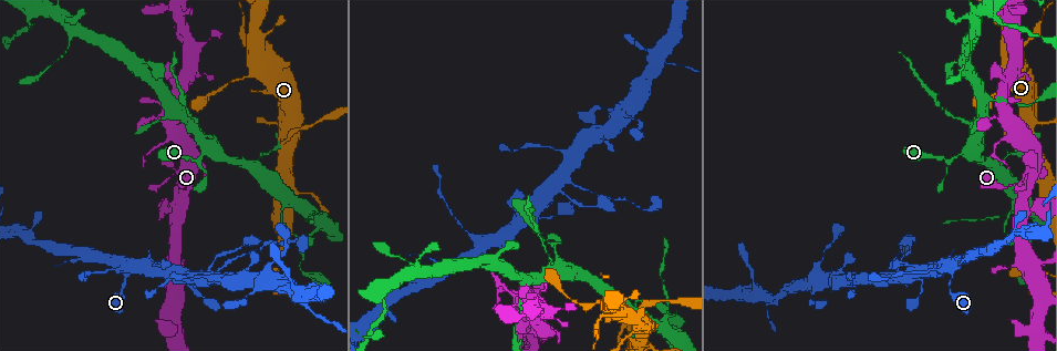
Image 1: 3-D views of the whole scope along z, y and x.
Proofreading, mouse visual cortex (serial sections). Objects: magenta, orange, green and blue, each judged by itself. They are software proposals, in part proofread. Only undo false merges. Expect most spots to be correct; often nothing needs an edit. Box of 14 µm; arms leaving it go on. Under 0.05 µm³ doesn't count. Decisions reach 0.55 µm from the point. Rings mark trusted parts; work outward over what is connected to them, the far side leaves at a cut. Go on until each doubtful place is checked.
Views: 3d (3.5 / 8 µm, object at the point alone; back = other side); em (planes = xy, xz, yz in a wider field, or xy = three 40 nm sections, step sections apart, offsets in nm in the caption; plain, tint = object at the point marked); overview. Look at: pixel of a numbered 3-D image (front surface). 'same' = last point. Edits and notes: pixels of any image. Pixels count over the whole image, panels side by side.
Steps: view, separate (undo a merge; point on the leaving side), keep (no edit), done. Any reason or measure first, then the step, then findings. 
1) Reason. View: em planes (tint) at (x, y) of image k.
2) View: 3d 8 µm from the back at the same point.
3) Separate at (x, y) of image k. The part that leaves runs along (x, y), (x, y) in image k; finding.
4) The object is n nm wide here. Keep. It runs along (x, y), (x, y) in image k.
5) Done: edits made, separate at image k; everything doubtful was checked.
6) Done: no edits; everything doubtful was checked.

Three arms meet. View: 3d 3.5 µm at (549, 243) of image 1.

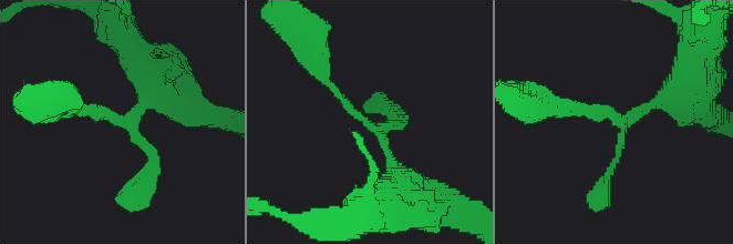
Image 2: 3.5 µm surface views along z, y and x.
3 arms meet here; the arms are 100, 150, 200 nm wide; now the EM. View: em xy step 1 (tint) at (622, 122) of image 2.

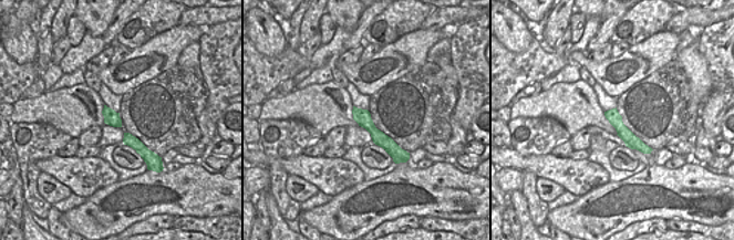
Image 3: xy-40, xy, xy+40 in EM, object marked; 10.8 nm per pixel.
Keep. It runs along (319, 72), (377, 132), (396, 181) in image 2; continuous, no second cell.

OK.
Thick turns thin. View: 3d 3.5 µm at (661, 324) of image 1.

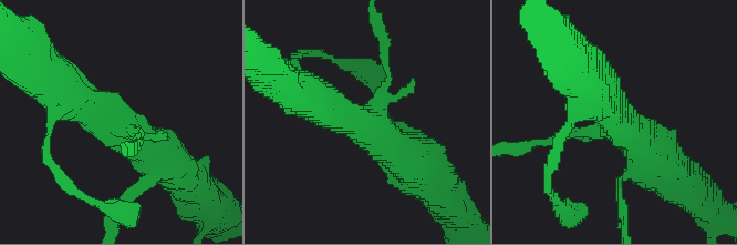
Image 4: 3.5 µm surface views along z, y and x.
View: em xy step 5 (tint) at (115, 125) of image 4.

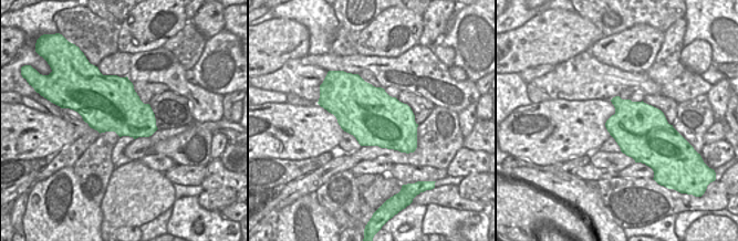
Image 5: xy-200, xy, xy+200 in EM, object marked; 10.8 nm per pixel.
Cut it another way. View: em planes (tint) at the same point.

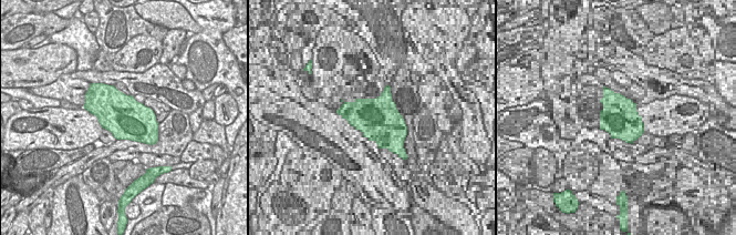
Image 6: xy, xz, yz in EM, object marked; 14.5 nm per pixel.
Keep. It runs along (58, 90), (102, 111), (170, 165) in image 4; one cell here.

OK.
View: 3d 3.5 µm at (581, 186) of image 1.

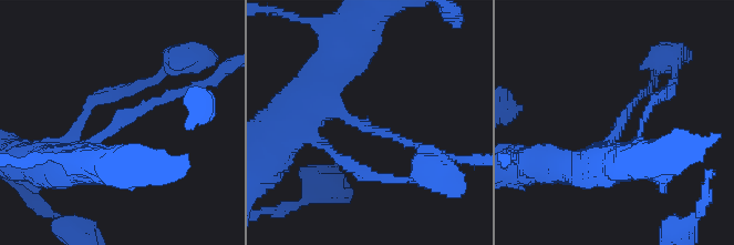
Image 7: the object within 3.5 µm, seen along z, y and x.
The arms are 100, 350 nm wide; need the tissue. View: em xy step 3 (plain) at (121, 118) of image 7.

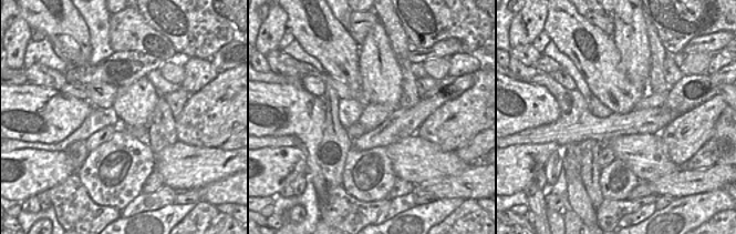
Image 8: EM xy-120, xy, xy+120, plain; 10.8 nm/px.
With the object marked. View: em xy step 3 (tint) at the same point.

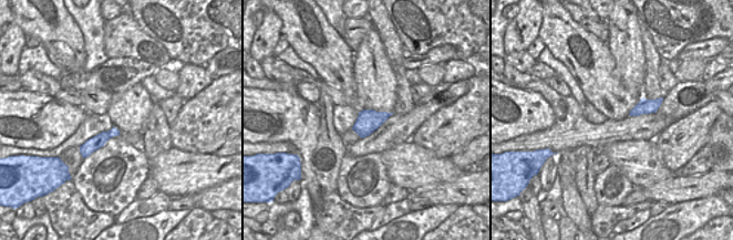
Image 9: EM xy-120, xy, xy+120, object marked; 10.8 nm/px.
The object is 240 nm wide here. Keep. It runs along (55, 163), (137, 109), (185, 92) in image 7; one cell here.

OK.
Calibre changes. View: 3d 8 µm at (466, 231) of image 1.

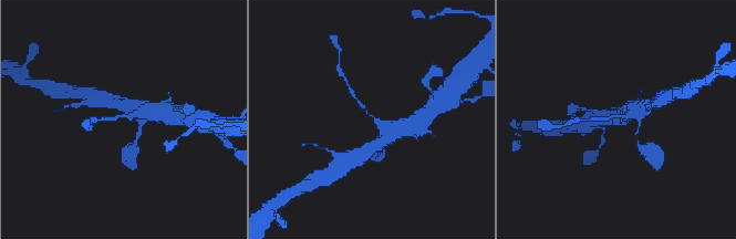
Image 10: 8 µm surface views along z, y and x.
Zoom in. View: 3d 3.5 µm at (617, 117) of image 10.

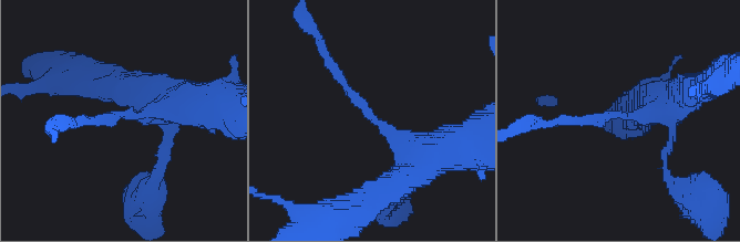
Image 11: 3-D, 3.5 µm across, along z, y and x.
The arms are 150, 350 nm wide; need the tissue. View: em xy step 2 (tint) at (129, 116) of image 11.

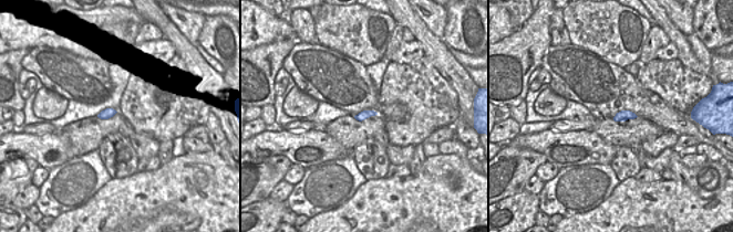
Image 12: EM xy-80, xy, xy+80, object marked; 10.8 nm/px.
Keep. All the same cell.

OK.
Done: no edits; everything doubtful was checked.

